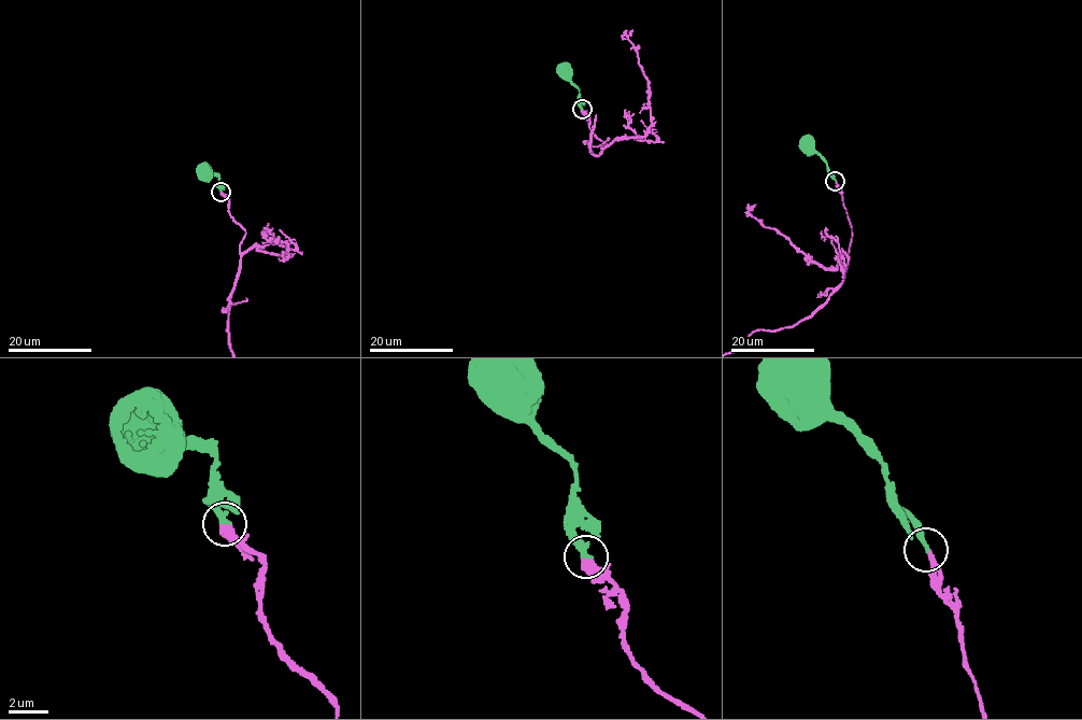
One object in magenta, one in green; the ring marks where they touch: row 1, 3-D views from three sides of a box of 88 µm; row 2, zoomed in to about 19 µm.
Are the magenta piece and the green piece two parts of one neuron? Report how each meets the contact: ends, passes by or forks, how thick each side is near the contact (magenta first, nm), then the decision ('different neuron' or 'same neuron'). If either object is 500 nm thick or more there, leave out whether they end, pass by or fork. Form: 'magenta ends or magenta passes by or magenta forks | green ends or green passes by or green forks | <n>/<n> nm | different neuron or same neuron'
magenta ends | green ends | 280/220 nm | same neuron

